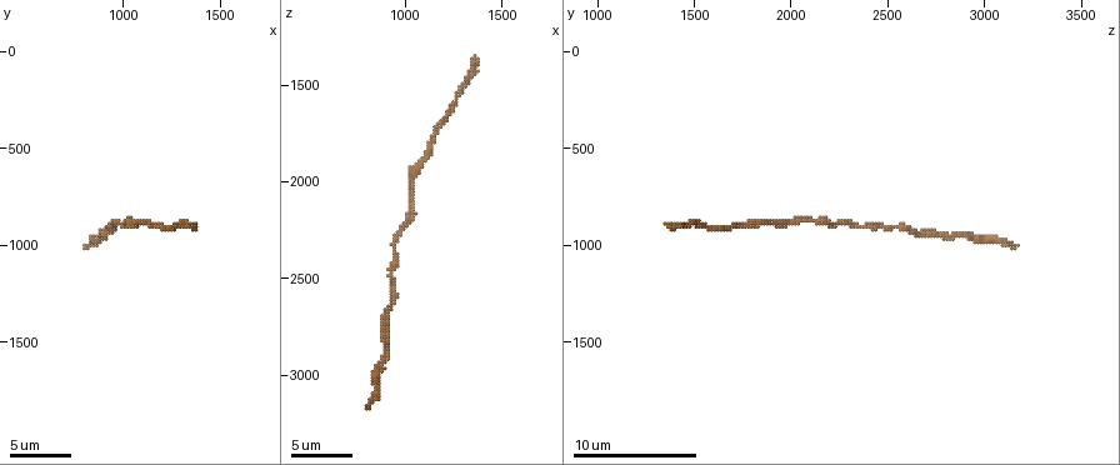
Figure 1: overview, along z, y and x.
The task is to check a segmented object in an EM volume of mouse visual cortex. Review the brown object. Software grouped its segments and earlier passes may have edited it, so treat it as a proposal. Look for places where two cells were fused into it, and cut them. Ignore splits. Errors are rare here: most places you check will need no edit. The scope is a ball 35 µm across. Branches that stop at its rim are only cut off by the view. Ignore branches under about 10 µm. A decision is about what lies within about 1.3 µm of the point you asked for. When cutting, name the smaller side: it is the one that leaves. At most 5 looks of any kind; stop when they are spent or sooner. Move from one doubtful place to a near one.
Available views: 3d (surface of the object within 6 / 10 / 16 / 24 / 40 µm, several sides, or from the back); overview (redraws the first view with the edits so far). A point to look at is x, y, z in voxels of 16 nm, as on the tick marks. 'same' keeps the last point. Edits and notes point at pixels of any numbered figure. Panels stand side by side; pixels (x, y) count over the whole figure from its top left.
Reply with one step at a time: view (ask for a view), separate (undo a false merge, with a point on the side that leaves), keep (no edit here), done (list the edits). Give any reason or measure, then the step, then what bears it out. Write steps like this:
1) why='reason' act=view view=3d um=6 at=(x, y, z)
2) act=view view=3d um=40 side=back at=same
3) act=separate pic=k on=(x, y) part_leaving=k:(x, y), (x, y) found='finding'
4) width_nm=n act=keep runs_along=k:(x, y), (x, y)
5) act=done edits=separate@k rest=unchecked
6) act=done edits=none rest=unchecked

why='sudden change in width' act=view view=3d um=10 at=(930, 910, 2610)

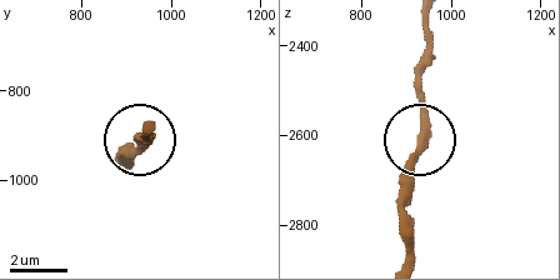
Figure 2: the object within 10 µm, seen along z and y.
act=view view=3d um=6 at=same

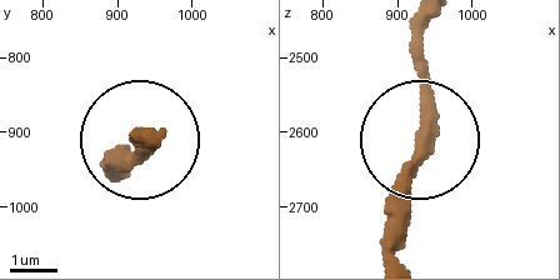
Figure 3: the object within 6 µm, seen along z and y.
act=keep runs_along=3:(426, 23), (406, 246) found='all the same cell'

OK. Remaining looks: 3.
act=view view=3d um=10 at=(990, 900, 2210)

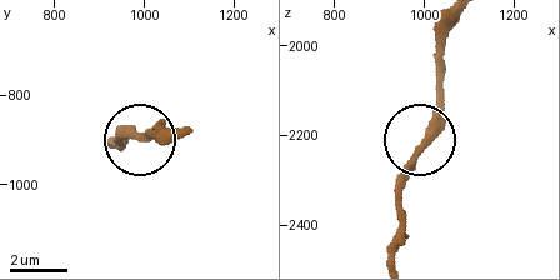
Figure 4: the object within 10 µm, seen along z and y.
width_nm=290 act=keep runs_along=4:(425, 146), (435, 105), (435, 50) found='all the same cell'

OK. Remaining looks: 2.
why='calibre changes' act=view view=3d um=10 at=(1150, 900, 1790)

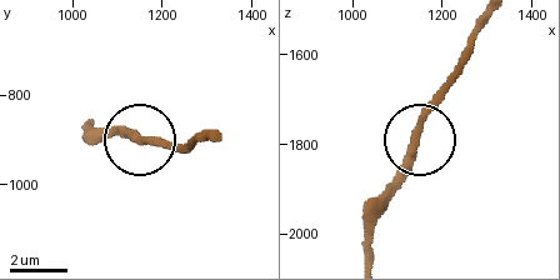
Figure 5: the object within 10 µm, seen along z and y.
act=view view=3d um=10 side=back at=(1145, 895, 1790)

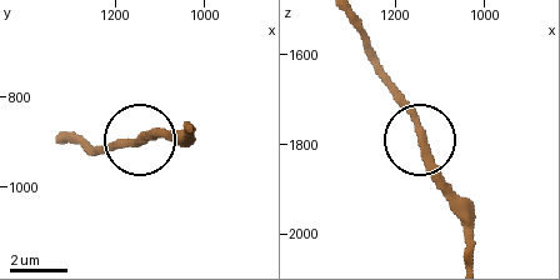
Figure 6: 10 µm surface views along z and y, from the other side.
act=keep runs_along=6:(474, 258), (471, 215), (419, 136), (414, 114), (383, 81) found='all the same cell'

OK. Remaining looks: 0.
act=done edits=none rest=unchecked

